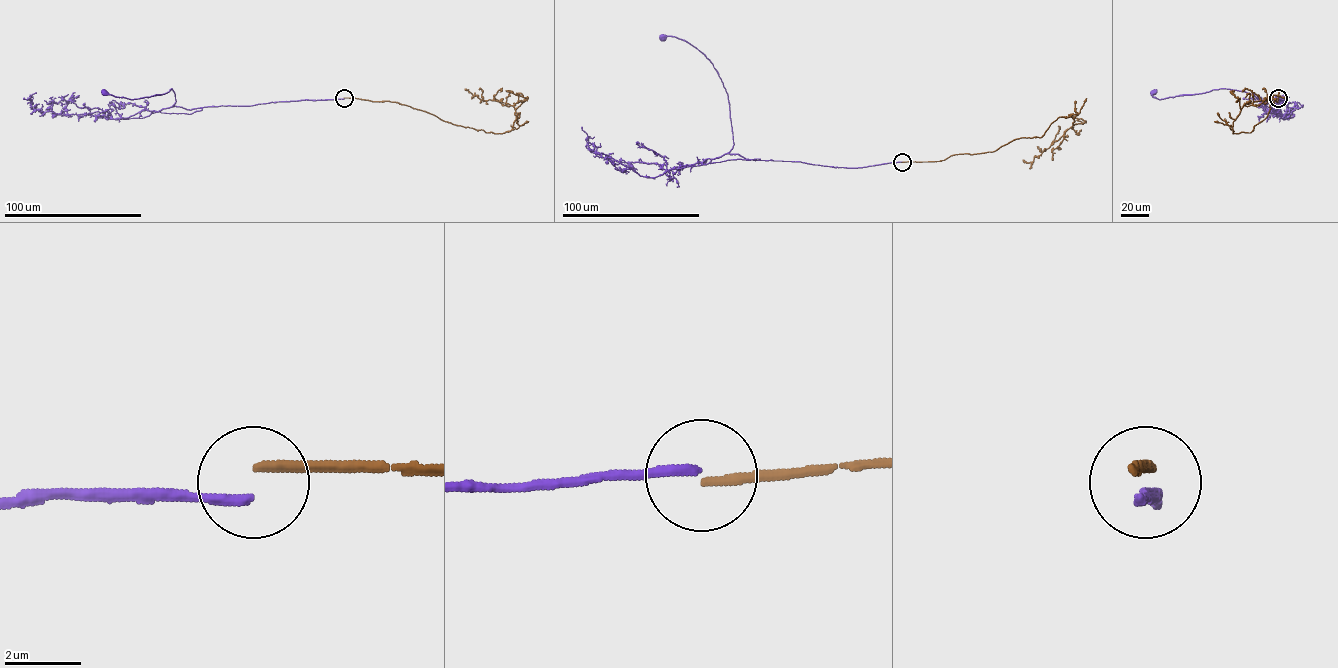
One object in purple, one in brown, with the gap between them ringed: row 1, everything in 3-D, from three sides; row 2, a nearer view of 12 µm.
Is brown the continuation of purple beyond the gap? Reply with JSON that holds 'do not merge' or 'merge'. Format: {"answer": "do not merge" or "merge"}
{"answer": "do not merge"}

